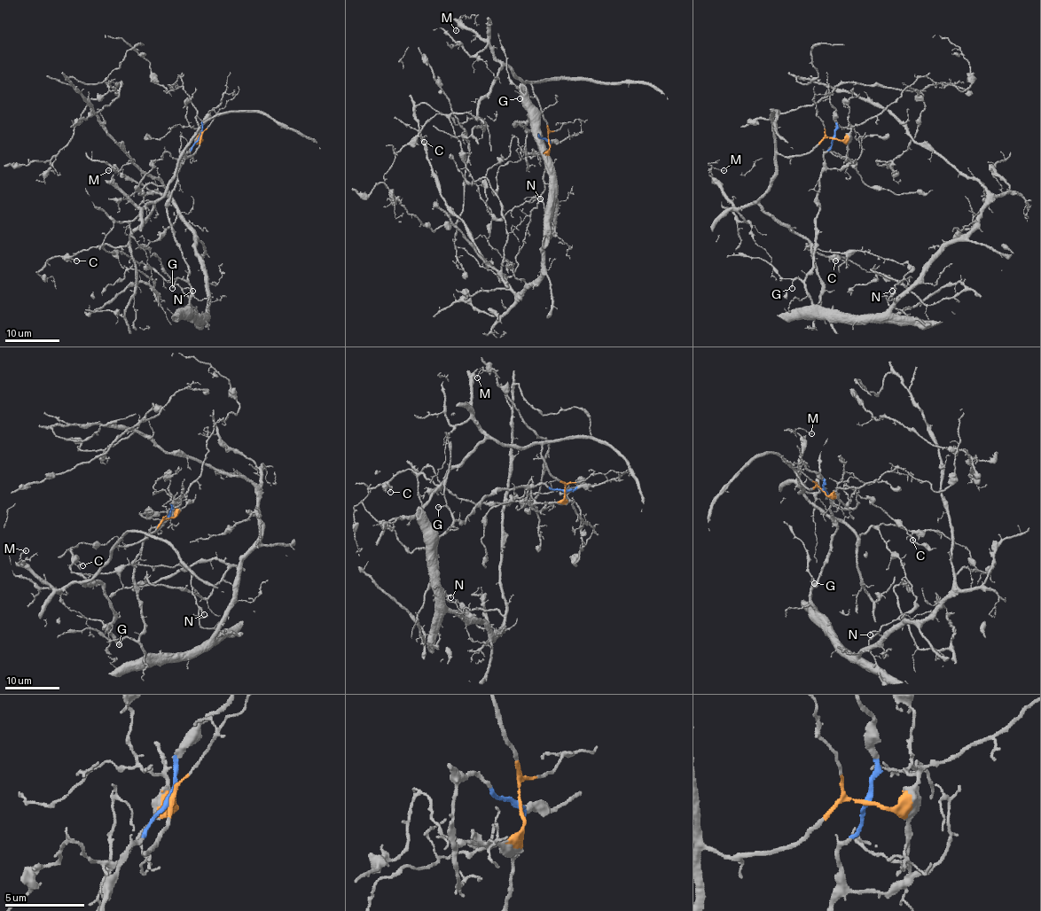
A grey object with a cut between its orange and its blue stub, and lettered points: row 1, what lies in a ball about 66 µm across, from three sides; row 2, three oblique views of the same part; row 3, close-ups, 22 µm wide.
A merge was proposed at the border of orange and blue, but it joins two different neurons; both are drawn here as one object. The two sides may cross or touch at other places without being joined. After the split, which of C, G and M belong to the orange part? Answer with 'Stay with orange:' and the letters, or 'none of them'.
Stay with orange: C, M

